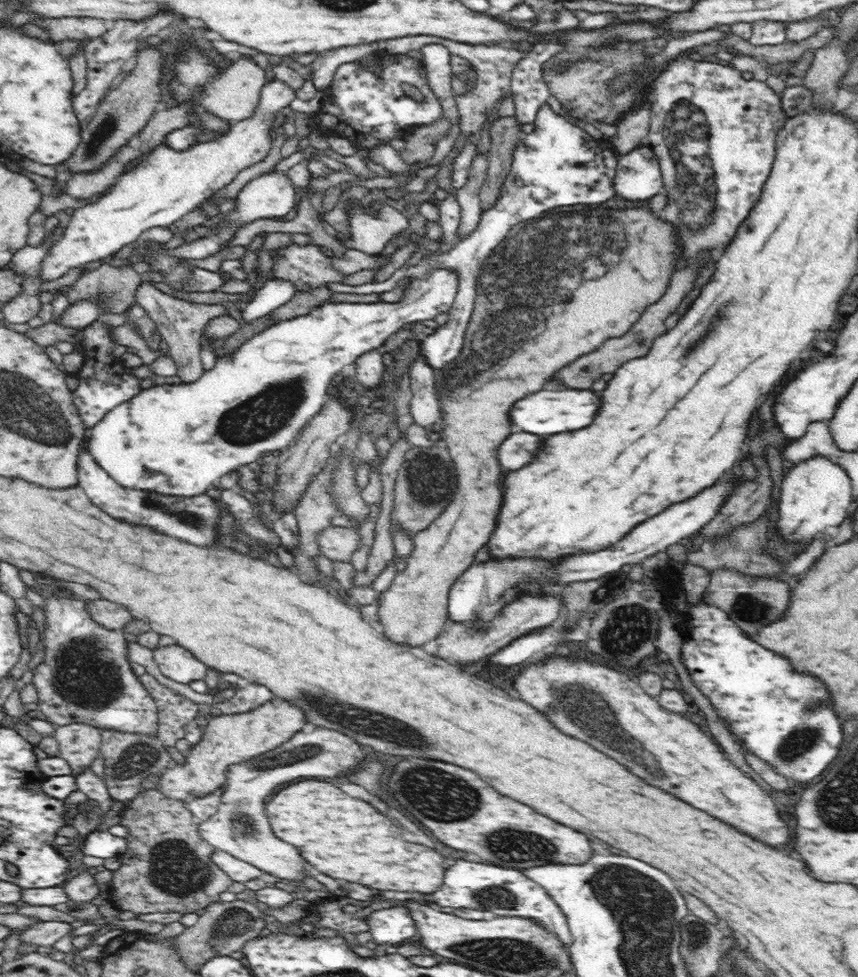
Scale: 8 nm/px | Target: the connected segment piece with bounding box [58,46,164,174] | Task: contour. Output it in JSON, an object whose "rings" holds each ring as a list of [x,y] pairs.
{"rings":[[[150,46],[138,50],[138,53],[135,68],[123,74],[116,86],[110,89],[104,100],[99,103],[87,128],[81,129],[80,144],[72,156],[58,166],[60,169],[67,166],[73,174],[99,169],[119,151],[120,147],[126,145],[129,140],[134,140],[152,115],[161,107],[159,86],[164,57],[158,50],[153,50]]]}

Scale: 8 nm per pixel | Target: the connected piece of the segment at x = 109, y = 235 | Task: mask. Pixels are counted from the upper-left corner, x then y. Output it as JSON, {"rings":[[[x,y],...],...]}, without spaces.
{"rings":[[[275,77],[273,80],[266,81],[262,86],[260,100],[256,106],[254,114],[244,120],[234,122],[226,134],[221,135],[214,141],[196,143],[183,151],[174,151],[168,145],[158,145],[151,153],[133,169],[120,174],[116,178],[113,187],[97,201],[73,210],[70,221],[62,236],[50,246],[50,252],[46,258],[42,258],[40,264],[40,279],[43,282],[56,280],[66,274],[70,268],[86,265],[88,262],[96,262],[110,258],[120,248],[126,244],[138,240],[138,236],[148,228],[153,226],[170,226],[188,212],[192,212],[202,201],[210,199],[217,190],[230,184],[236,175],[244,168],[252,166],[266,158],[270,148],[272,148],[272,137],[270,128],[277,118],[278,112],[296,98],[296,91],[286,85],[284,81]]]}

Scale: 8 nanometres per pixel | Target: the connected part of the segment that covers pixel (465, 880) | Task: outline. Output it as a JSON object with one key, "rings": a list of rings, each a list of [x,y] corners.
{"rings":[[[455,860],[456,864],[445,870],[442,887],[438,892],[432,894],[434,906],[432,908],[451,907],[452,909],[470,908],[486,912],[490,916],[497,917],[522,917],[534,919],[540,925],[546,927],[548,931],[556,934],[556,937],[565,946],[569,947],[573,942],[572,933],[568,928],[568,921],[563,911],[556,905],[550,897],[536,882],[527,878],[525,871],[518,869],[492,865],[491,863],[478,864],[472,860]]]}

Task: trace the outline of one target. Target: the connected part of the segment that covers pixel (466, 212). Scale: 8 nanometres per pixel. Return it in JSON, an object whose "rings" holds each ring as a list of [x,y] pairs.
{"rings":[[[476,153],[469,168],[470,174],[466,184],[456,192],[456,199],[461,208],[461,219],[457,228],[457,236],[460,239],[472,234],[480,222],[483,212],[480,202],[480,188],[486,178],[487,166],[487,155]]]}

